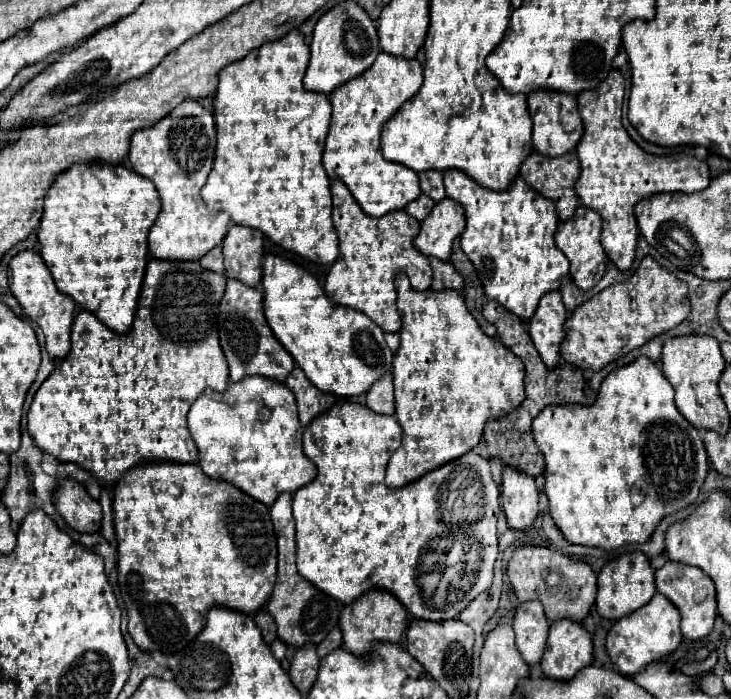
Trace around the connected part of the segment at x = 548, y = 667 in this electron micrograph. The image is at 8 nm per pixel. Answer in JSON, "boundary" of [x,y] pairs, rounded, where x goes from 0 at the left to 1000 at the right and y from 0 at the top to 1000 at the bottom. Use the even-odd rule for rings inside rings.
{"boundary":[[[765,887],[754,893],[748,930],[740,944],[740,961],[746,970],[776,976],[795,956],[808,953],[811,924],[806,904],[781,887]]]}

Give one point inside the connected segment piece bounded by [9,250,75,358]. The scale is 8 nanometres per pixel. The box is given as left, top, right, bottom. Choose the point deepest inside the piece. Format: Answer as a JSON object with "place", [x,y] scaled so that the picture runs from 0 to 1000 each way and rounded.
{"place":[42,405]}

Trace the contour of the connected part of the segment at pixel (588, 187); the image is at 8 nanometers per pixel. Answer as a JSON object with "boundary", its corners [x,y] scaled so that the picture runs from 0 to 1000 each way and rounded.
{"boundary":[[[839,100],[828,117],[822,117],[819,129],[792,134],[792,163],[798,169],[800,192],[789,209],[789,223],[795,229],[795,252],[787,263],[787,275],[795,283],[795,292],[814,300],[825,312],[822,346],[833,366],[833,372],[847,386],[860,386],[869,372],[871,358],[871,315],[869,315],[869,292],[893,278],[904,275],[956,275],[964,272],[973,260],[970,237],[959,229],[940,220],[926,223],[891,223],[880,217],[858,192],[850,177],[850,155],[855,140],[855,114],[847,100]]]}

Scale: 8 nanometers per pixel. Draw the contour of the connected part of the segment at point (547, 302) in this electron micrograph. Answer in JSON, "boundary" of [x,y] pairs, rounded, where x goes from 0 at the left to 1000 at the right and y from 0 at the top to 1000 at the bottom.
{"boundary":[[[754,418],[740,426],[732,452],[721,464],[732,498],[737,501],[751,529],[762,526],[767,518],[765,492],[773,484],[773,458],[776,458],[776,443],[770,438],[767,418]]]}

